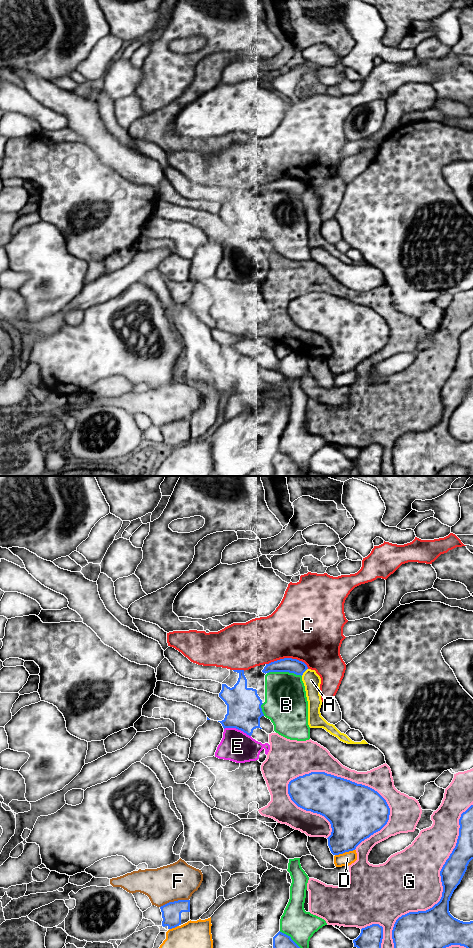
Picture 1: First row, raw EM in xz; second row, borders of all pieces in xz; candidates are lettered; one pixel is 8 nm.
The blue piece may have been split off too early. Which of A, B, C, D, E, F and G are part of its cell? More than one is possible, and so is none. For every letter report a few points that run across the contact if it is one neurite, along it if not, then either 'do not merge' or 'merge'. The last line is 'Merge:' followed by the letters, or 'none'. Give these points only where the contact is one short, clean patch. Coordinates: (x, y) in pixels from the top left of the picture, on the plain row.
A: line xz (307, 188), (301, 195); do not merge
B: do not merge
C: do not merge
D: do not merge
E: do not merge
F: do not merge
G: do not merge
Merge: none

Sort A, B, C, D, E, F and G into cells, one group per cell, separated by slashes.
A G / B / C / D / E / F

